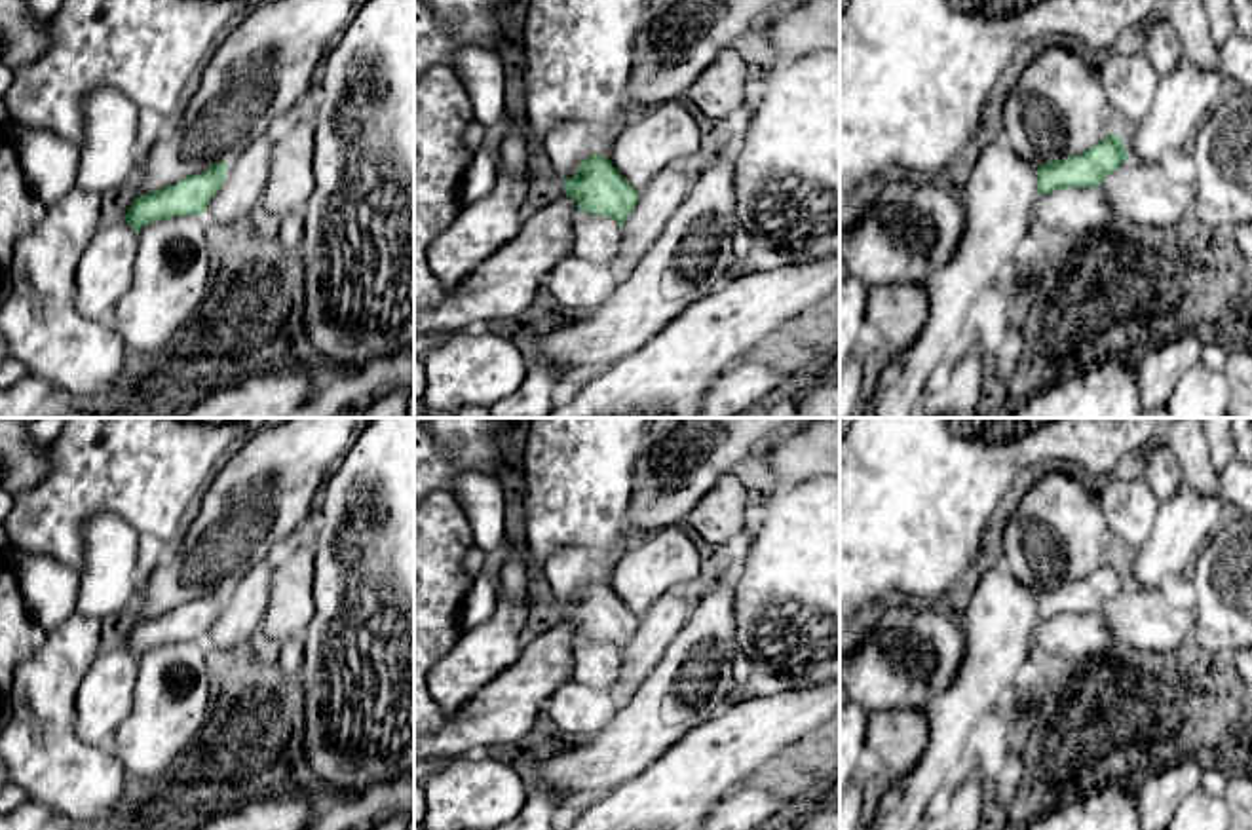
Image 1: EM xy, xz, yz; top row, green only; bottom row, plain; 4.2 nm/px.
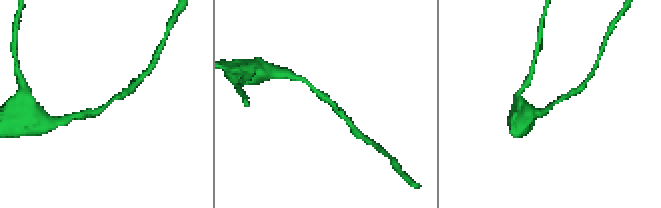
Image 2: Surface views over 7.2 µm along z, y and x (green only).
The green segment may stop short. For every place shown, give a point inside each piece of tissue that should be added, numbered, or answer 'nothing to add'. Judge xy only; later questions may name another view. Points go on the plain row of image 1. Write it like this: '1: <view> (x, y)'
nothing to add

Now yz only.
nothing to add

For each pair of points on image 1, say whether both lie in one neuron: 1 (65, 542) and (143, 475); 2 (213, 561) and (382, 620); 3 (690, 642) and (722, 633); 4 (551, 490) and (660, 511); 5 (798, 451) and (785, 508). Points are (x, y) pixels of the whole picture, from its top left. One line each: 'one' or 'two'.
1: one
2: two
3: one
4: two
5: two

